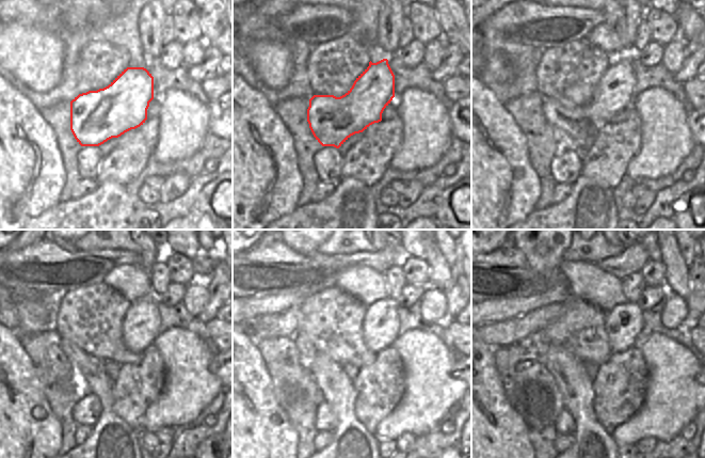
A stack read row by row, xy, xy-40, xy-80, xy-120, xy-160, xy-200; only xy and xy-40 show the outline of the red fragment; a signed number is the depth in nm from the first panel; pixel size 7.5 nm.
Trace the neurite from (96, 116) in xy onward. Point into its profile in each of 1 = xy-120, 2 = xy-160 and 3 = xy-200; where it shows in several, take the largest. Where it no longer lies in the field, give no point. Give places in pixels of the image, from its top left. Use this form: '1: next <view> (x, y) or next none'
1: next xy-120 (141, 322)
2: next xy-160 (381, 324)
3: next xy-200 (623, 324)

